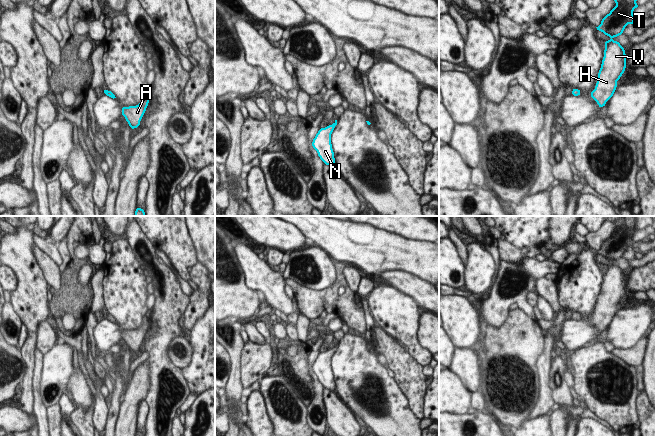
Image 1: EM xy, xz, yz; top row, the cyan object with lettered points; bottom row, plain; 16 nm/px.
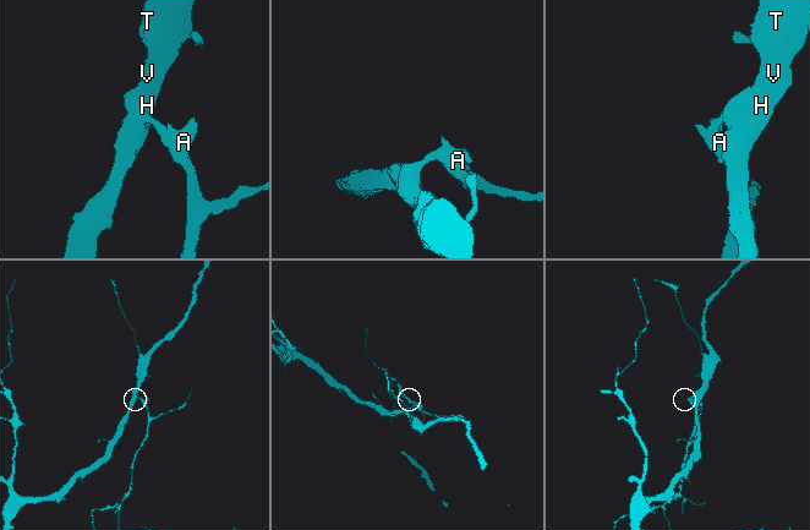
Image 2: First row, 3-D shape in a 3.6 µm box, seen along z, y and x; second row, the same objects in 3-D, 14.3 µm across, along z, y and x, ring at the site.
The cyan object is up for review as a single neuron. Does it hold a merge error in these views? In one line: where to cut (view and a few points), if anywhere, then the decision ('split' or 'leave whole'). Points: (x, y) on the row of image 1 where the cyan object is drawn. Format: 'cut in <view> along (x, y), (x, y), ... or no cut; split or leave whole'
no cut; leave whole

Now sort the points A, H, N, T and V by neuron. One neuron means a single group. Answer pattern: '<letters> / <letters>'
A H N T V

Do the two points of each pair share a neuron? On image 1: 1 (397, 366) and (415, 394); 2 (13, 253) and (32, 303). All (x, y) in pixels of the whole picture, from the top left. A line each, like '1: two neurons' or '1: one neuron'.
1: one neuron
2: one neuron

